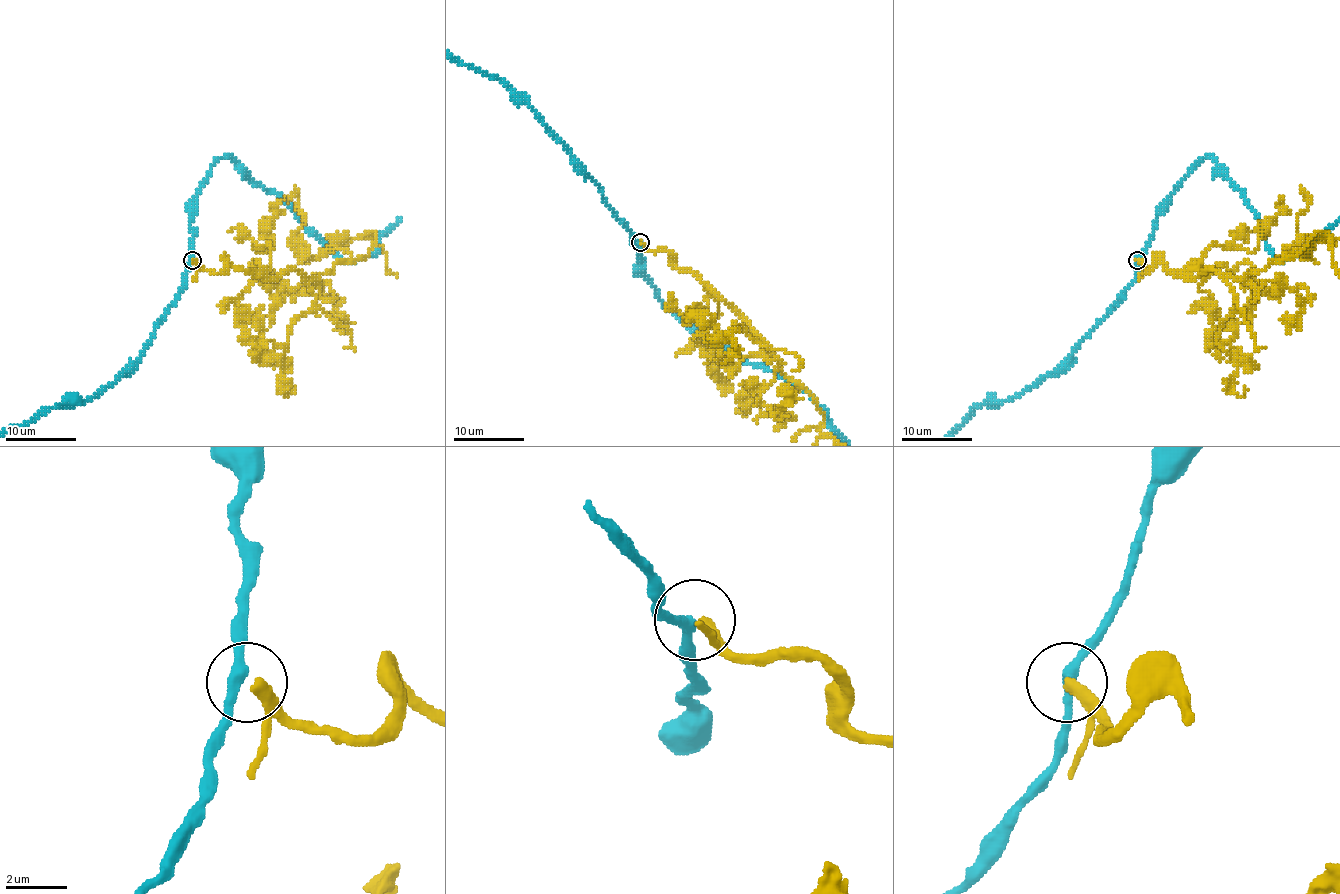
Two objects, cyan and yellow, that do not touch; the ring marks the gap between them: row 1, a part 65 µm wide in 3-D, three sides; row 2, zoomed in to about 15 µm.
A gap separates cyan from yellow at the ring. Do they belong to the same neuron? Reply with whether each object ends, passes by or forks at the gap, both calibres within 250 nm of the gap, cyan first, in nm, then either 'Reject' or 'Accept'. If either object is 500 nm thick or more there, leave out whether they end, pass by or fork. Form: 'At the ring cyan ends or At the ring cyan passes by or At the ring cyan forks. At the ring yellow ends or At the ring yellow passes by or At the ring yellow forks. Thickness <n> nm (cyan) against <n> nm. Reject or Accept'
At the ring cyan passes by. At the ring yellow ends. Thickness 340 nm (cyan) against 400 nm. Reject

